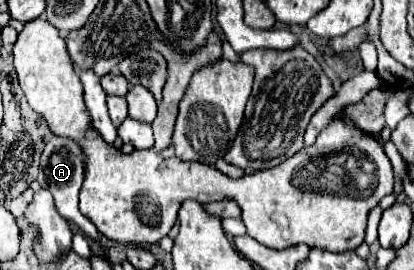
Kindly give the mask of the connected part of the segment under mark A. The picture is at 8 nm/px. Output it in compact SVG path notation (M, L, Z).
M52 137L44 151L42 151L42 161L40 161L40 173L38 173L38 183L42 189L48 189L54 195L54 203L56 203L56 211L66 219L72 221L80 227L80 231L90 237L100 245L100 233L96 231L96 227L90 223L90 219L86 219L80 209L78 209L78 191L82 185L82 173L84 173L84 155L82 149L70 141L70 139L60 139L60 137Z

